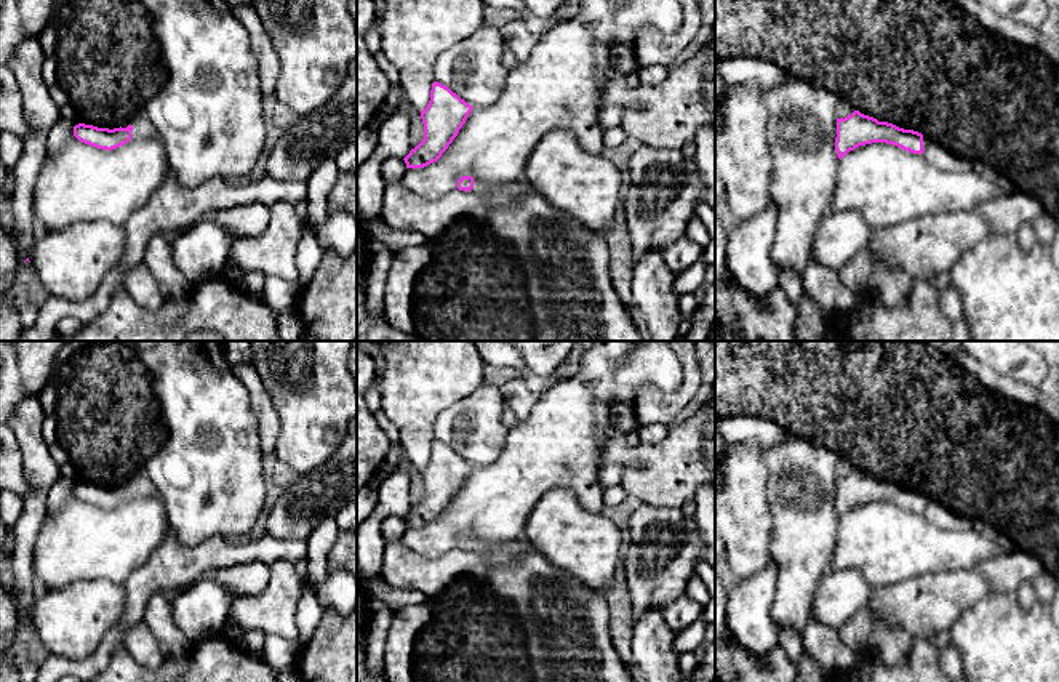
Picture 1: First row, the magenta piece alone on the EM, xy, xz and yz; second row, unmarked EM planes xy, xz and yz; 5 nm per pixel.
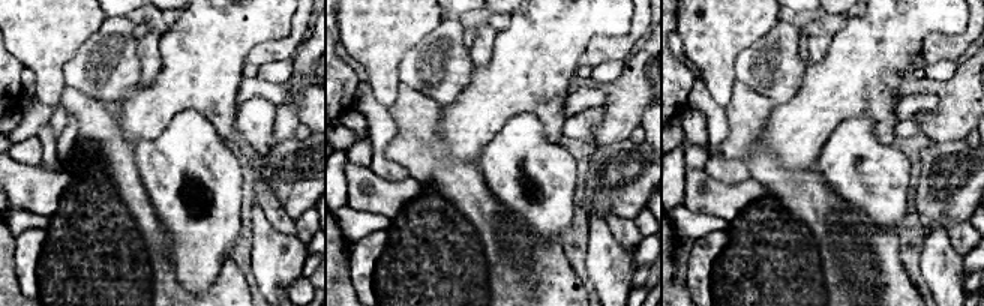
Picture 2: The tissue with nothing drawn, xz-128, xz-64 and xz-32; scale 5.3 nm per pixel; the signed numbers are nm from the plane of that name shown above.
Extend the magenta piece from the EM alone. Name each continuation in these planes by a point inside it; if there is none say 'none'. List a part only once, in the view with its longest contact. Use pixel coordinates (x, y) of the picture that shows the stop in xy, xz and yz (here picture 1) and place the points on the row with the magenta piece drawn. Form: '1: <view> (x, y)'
1: xy (143, 128)

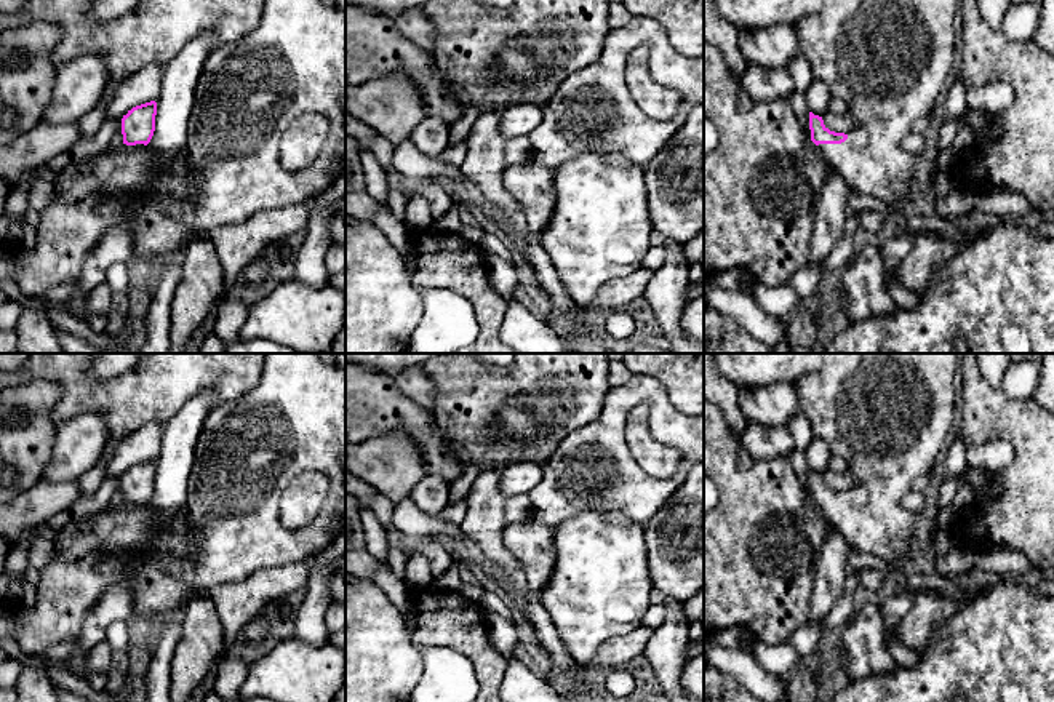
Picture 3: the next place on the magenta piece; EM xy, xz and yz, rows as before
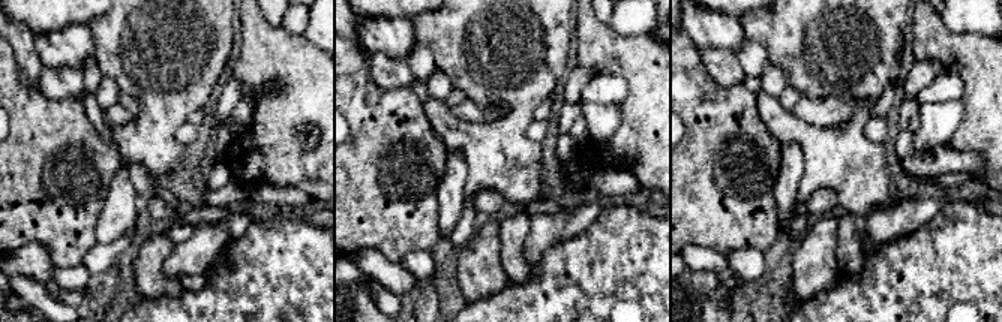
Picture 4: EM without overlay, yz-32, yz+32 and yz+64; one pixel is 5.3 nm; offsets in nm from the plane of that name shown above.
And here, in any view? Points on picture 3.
1: yz (886, 59)

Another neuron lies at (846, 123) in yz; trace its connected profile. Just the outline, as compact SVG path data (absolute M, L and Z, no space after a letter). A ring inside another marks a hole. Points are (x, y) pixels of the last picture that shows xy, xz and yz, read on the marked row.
M827 112L825 115L822 115L822 120L825 128L835 133L851 134L857 126L857 122L851 112L843 115Z

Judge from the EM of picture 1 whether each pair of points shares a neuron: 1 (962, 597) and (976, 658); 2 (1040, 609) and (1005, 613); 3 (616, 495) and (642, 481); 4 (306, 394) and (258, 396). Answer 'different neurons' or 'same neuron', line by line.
1: different neurons
2: same neuron
3: different neurons
4: different neurons

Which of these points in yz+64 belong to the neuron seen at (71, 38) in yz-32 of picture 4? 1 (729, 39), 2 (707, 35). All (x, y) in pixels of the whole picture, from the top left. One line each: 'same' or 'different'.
1: same
2: same

